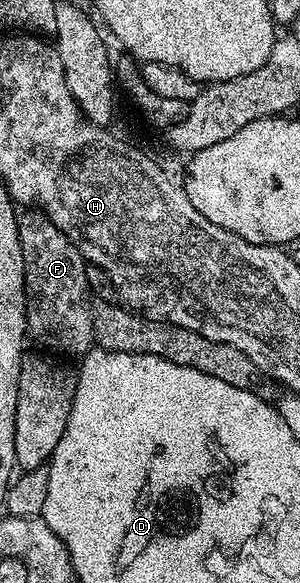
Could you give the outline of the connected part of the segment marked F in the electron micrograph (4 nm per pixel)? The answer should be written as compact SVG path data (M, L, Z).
M32 207L21 212L18 217L18 243L22 247L22 263L24 264L24 304L26 306L26 333L45 350L53 354L65 353L68 357L83 358L94 345L92 332L92 311L90 290L86 279L85 259L73 241L69 241L57 225L50 220L47 213Z

